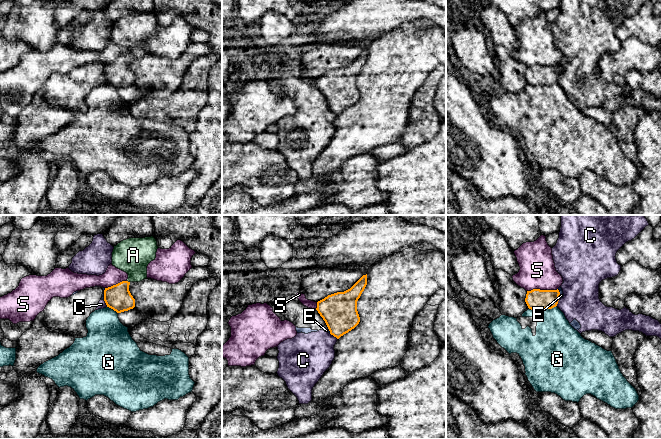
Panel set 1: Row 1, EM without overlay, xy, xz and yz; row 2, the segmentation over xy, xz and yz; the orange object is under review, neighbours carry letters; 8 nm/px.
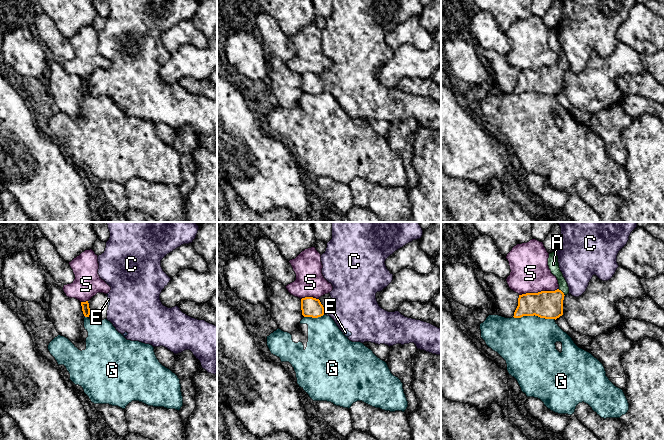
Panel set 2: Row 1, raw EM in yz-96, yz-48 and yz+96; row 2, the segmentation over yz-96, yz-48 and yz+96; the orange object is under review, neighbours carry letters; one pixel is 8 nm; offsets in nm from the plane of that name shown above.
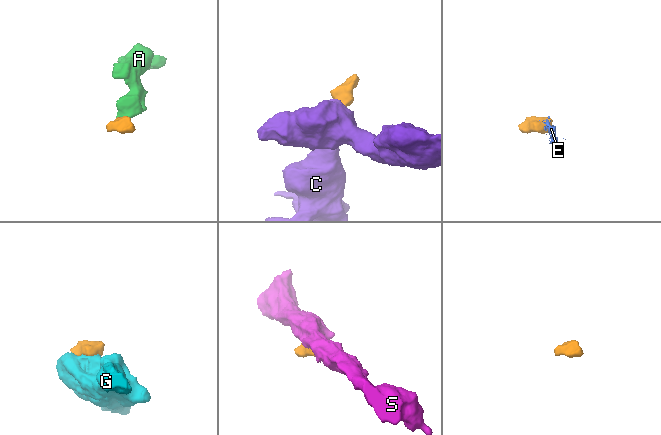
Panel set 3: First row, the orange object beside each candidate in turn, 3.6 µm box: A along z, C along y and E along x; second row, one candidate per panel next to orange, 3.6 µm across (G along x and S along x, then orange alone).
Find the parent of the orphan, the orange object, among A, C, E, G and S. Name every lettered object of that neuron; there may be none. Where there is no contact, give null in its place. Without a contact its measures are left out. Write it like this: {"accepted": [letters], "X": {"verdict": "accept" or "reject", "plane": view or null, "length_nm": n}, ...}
{"accepted": ["A"], "A": {"verdict": "accept", "plane": "xy", "length_nm": 30}, "C": {"verdict": "reject", "plane": "xz", "length_nm": 90}, "E": {"verdict": "reject", "plane": "xy", "length_nm": 100}, "G": {"verdict": "reject", "plane": "yz", "length_nm": 220}, "S": {"verdict": "reject", "plane": "yz", "length_nm": 240}}

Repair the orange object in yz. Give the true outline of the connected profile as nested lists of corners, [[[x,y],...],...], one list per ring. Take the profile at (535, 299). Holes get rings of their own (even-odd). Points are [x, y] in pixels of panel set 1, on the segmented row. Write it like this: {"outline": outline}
{"outline": [[[533,289],[527,291],[525,302],[529,309],[552,309],[559,301],[559,290]]]}

